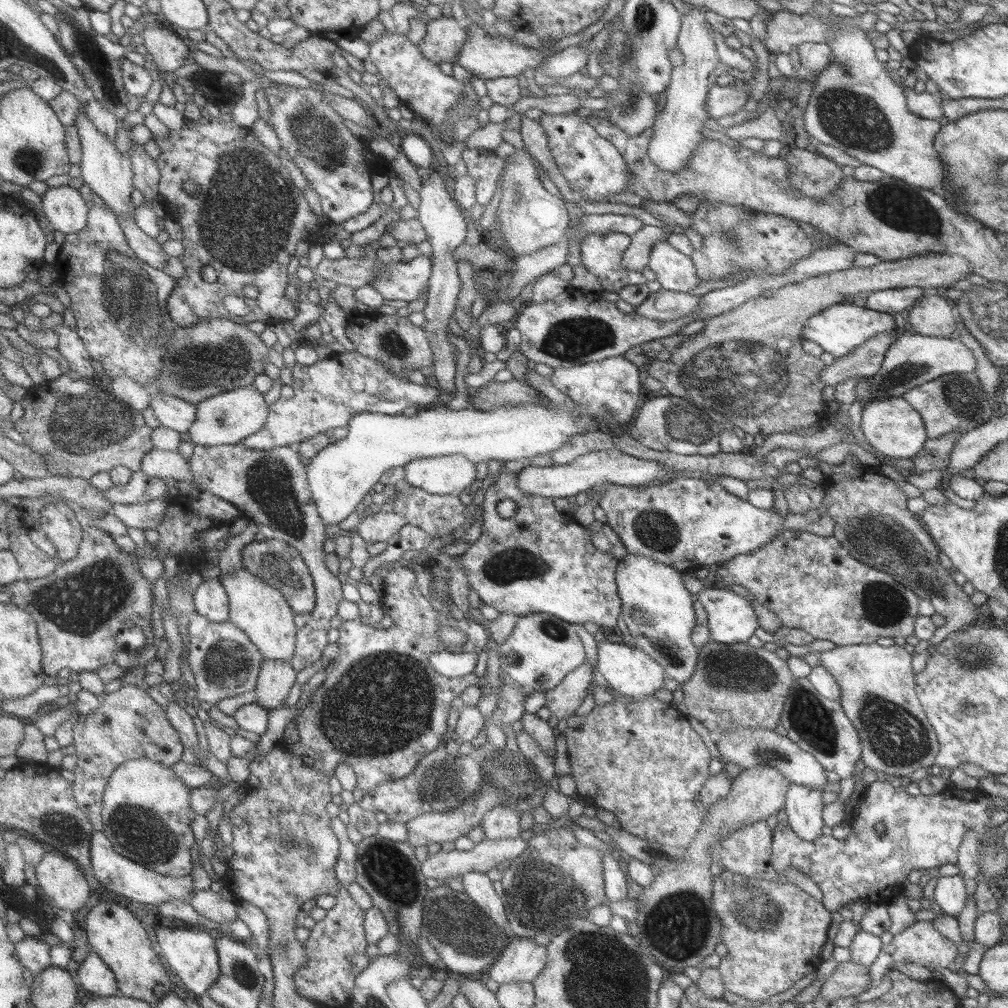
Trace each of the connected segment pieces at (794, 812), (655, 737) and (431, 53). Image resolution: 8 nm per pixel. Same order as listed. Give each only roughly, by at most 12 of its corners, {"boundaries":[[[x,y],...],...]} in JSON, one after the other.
{"boundaries":[[[791,784],[788,826],[805,842],[824,828],[822,790]],[[654,696],[567,719],[586,806],[688,848],[702,737]],[[445,17],[428,23],[421,44],[436,65],[454,65],[465,49],[466,23]]]}

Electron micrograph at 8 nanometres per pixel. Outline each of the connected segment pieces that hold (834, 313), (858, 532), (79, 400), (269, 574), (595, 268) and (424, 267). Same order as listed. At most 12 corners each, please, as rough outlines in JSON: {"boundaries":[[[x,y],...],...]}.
{"boundaries":[[[845,301],[801,333],[835,358],[897,328],[891,314]],[[850,452],[823,505],[858,562],[946,620],[939,646],[980,608],[941,566],[908,495]],[[65,373],[14,428],[52,475],[142,471],[144,414]],[[278,537],[243,549],[243,565],[278,587],[298,614],[314,613],[315,579]],[[610,232],[581,239],[582,266],[603,290],[647,283],[621,267],[631,236]],[[380,248],[375,287],[408,303],[430,290],[434,261]]]}

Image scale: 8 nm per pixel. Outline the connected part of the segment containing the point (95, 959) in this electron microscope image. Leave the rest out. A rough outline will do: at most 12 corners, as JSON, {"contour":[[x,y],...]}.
{"contour":[[96,952],[76,980],[94,996],[118,995],[113,968]]}

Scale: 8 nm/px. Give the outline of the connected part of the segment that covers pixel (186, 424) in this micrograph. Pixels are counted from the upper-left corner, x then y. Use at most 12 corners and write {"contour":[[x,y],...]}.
{"contour":[[155,394],[151,407],[162,425],[189,432],[198,405]]}

